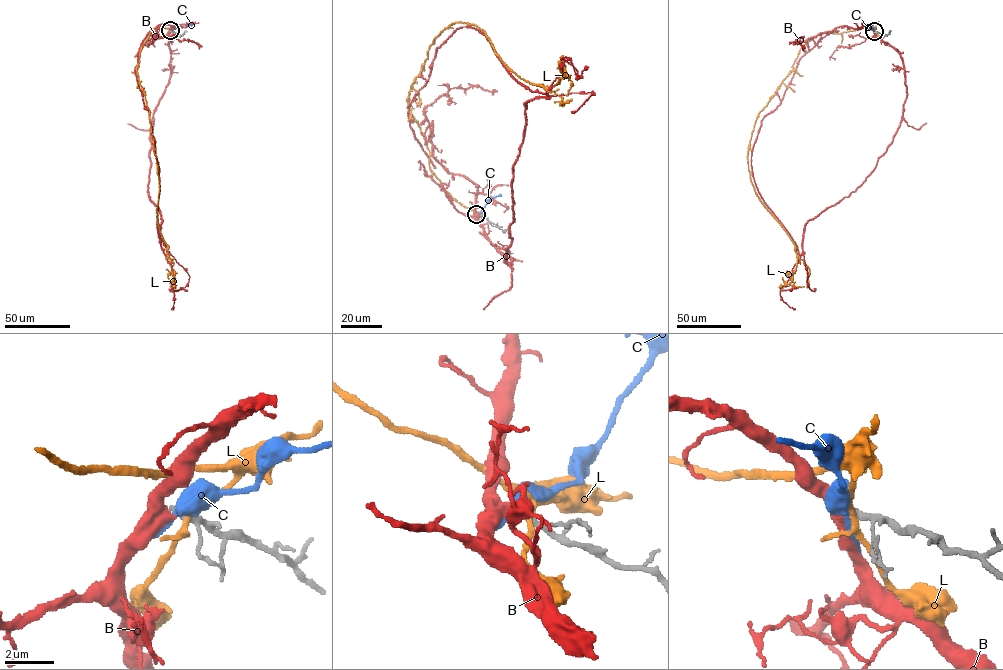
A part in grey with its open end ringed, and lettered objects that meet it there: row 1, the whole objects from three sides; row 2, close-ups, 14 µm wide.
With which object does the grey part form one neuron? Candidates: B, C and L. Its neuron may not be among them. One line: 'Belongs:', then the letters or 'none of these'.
Belongs: none of these

